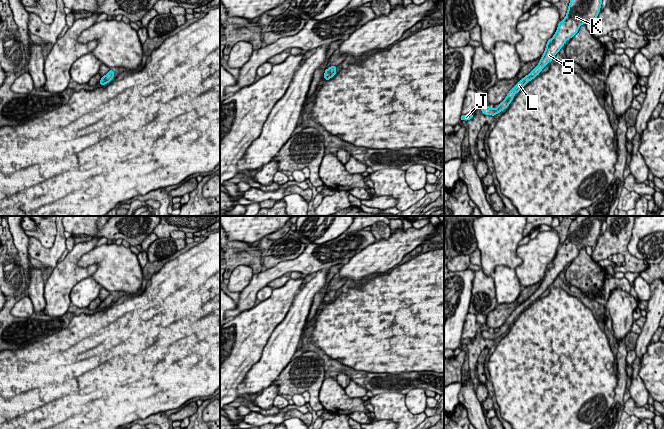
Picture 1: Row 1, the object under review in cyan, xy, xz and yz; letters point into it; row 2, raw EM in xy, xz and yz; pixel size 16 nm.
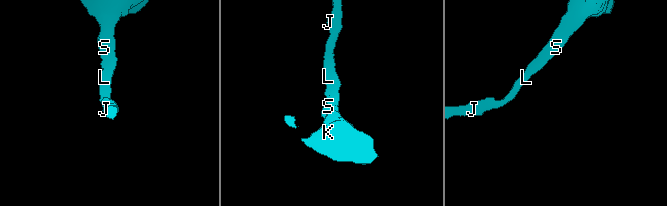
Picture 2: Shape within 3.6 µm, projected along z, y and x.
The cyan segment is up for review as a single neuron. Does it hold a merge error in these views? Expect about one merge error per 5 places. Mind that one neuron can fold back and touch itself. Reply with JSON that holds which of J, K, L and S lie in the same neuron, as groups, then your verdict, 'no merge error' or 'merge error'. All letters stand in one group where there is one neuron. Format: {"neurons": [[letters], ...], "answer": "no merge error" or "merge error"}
{"neurons": [["J", "K", "L", "S"]], "answer": "no merge error"}

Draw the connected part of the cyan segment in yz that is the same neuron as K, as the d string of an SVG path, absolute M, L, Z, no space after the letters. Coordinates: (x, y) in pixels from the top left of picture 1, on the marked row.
M570 0L565 18L559 22L556 33L548 40L546 49L539 64L527 76L521 79L507 94L498 107L492 109L483 105L481 111L485 115L496 115L506 109L514 95L519 92L526 83L535 78L541 70L552 61L554 56L563 48L565 42L572 38L582 24L592 23L598 16L602 0Z

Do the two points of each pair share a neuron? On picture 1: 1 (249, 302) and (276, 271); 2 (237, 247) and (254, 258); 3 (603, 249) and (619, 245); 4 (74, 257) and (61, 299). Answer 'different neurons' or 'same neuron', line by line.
1: same neuron
2: same neuron
3: same neuron
4: same neuron

